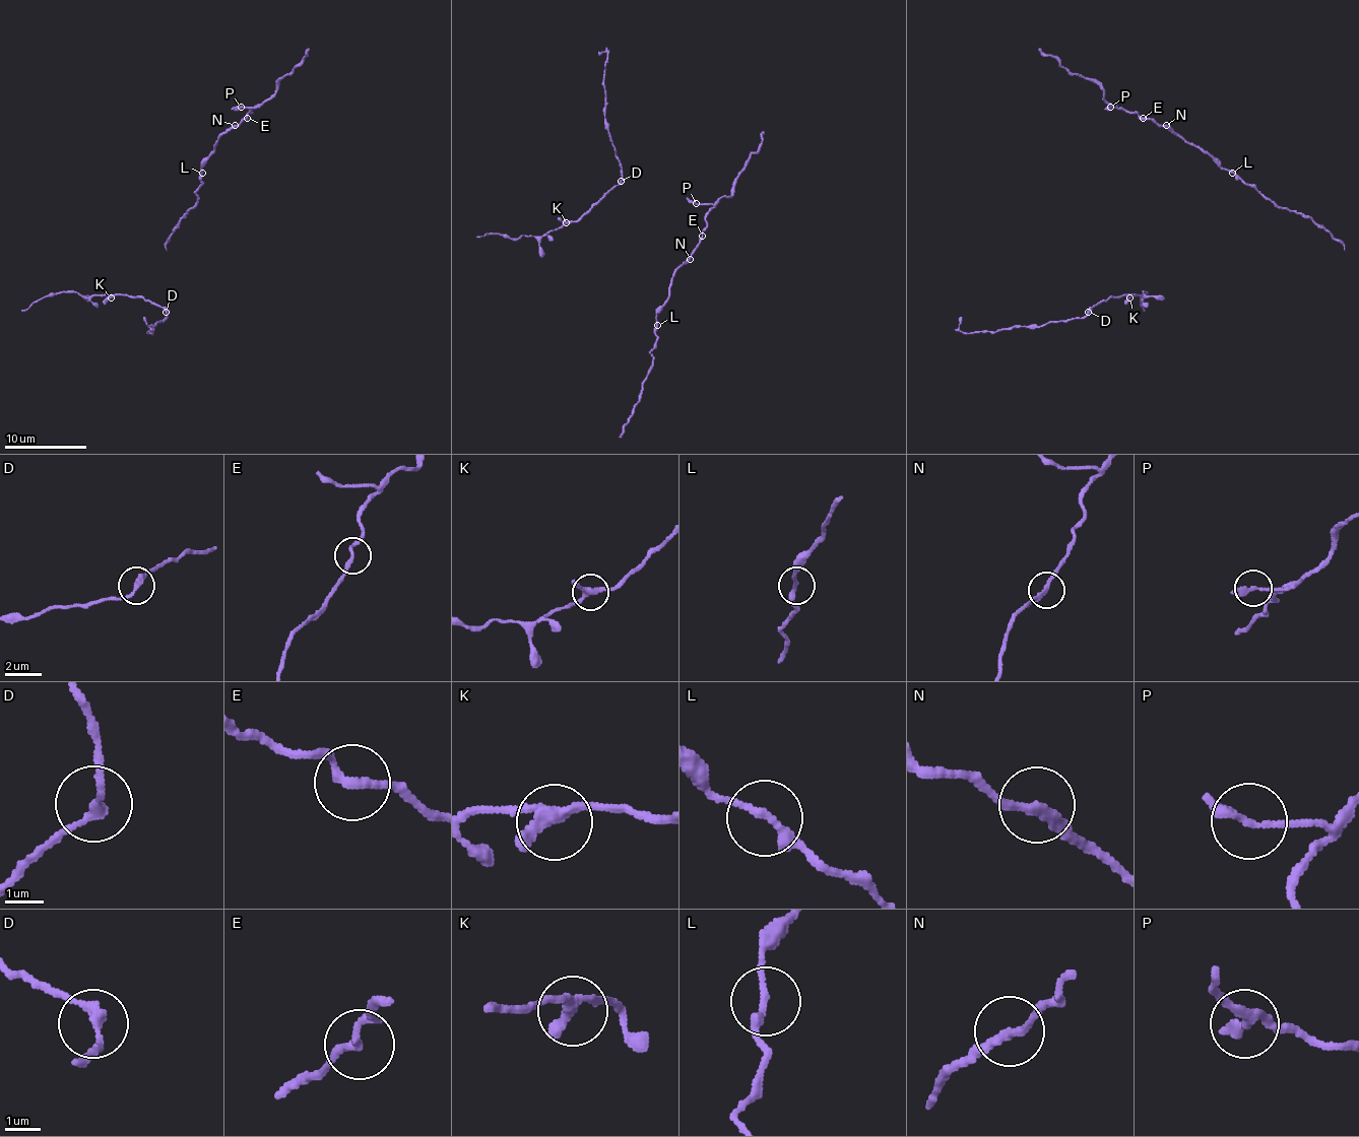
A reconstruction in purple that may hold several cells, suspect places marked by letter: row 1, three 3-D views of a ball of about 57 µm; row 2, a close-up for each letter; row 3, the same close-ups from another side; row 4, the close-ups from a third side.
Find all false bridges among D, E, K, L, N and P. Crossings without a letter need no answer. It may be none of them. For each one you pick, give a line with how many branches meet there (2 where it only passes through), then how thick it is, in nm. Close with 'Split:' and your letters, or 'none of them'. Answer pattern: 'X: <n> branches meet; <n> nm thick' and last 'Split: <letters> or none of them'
D: 2 branches meet; 240 nm thick
Split: D

